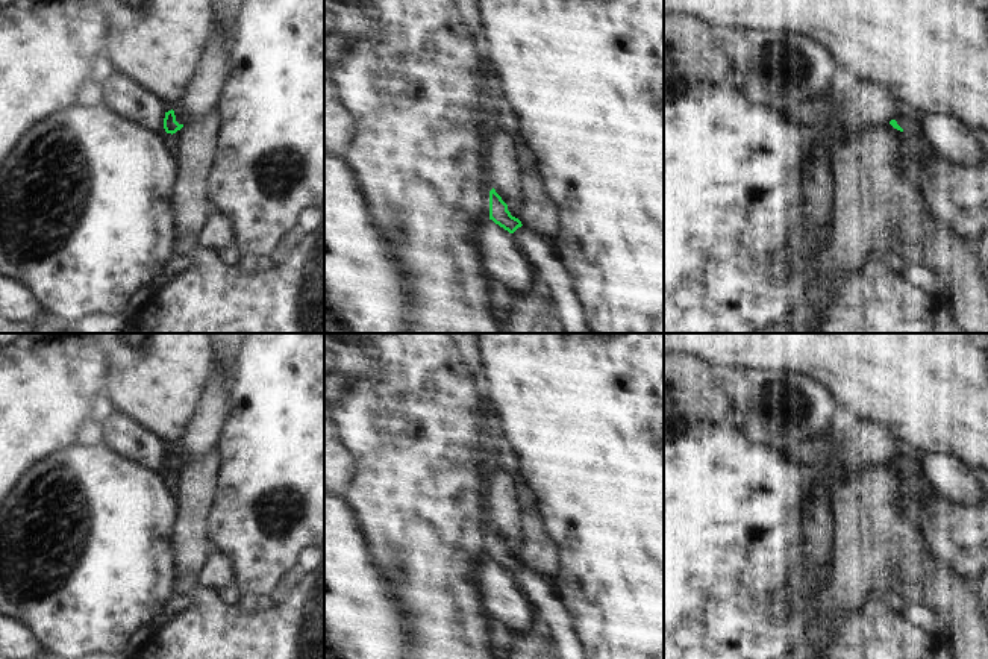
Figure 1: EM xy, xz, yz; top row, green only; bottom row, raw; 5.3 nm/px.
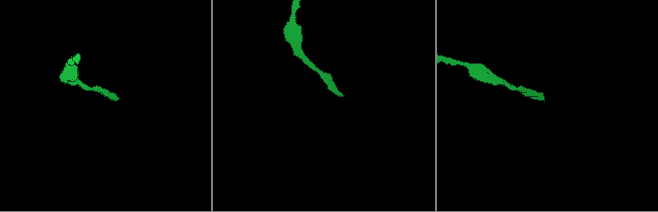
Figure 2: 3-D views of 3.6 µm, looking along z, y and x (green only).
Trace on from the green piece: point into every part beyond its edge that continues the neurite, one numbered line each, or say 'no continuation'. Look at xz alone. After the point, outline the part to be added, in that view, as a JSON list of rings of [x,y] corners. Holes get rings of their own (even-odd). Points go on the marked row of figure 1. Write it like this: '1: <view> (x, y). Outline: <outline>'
1: xz (541, 256). Outline: [[[524,226],[514,232],[514,239],[530,268],[544,279],[564,333],[592,333],[586,327],[586,314],[574,297],[574,286],[556,259],[553,244]]]

